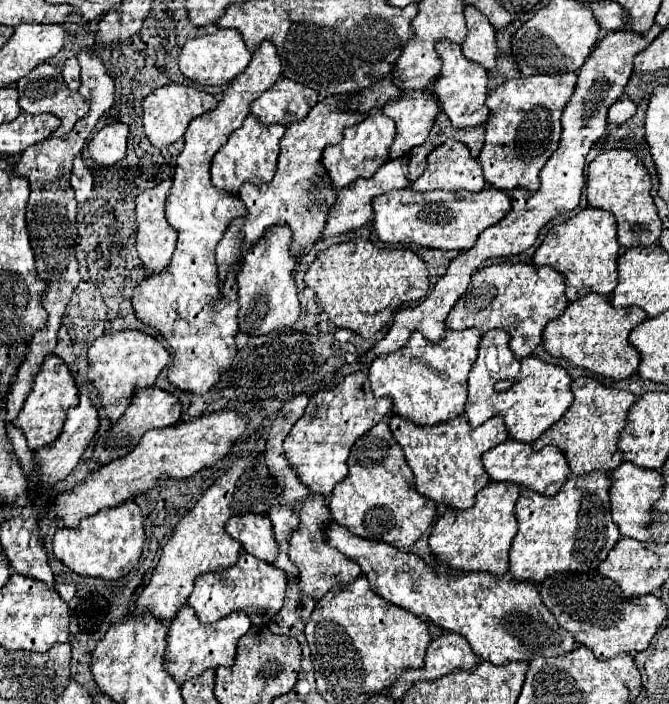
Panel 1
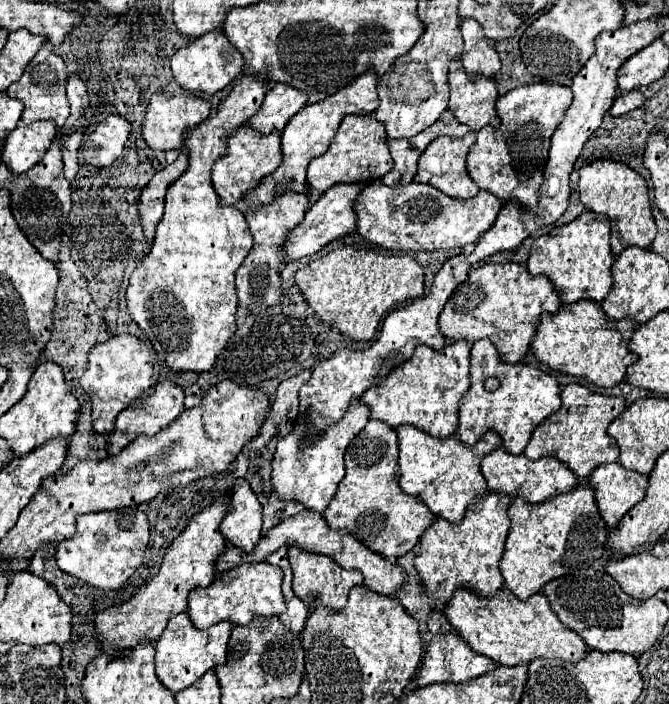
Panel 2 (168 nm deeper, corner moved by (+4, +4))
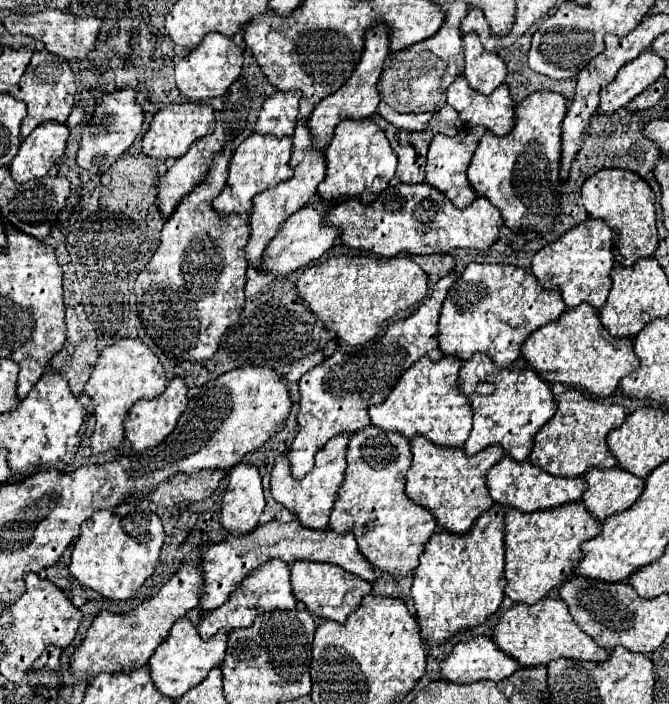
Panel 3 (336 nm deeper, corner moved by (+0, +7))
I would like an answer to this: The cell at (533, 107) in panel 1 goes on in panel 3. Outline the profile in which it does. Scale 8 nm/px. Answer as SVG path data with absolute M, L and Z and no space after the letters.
M535 91L515 105L515 125L511 133L505 137L497 137L487 131L475 155L469 163L467 177L473 189L487 197L503 215L503 221L511 229L533 229L533 231L549 231L553 219L559 215L559 157L561 157L561 121L567 113L567 99L555 91Z

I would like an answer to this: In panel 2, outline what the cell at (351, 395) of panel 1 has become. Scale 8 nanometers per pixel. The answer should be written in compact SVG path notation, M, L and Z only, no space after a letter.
M353 400L349 406L347 414L333 424L315 444L303 446L303 436L307 430L307 424L297 424L289 436L279 440L275 456L273 456L273 472L271 472L271 484L277 496L281 500L293 500L301 502L307 510L323 514L325 508L329 506L331 498L337 492L339 482L345 476L345 464L343 464L343 454L349 442L357 436L357 432L367 424L369 420L369 408L361 404L359 400Z

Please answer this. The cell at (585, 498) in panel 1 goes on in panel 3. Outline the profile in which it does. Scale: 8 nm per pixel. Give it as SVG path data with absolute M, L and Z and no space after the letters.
M581 501L561 507L521 513L515 507L505 515L505 595L515 603L533 605L547 597L551 589L567 581L575 573L575 565L583 561L581 545L601 533L599 521L585 509Z

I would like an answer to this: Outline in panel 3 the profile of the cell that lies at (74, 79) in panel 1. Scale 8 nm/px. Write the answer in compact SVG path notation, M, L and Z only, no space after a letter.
M75 105L75 107L73 107L73 111L71 111L71 115L69 115L69 119L67 119L67 127L69 127L71 131L73 131L73 129L77 129L77 127L81 125L83 117L85 117L83 107L81 107L81 105Z

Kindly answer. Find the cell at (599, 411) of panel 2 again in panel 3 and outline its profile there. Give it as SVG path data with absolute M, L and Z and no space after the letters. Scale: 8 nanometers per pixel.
M567 389L557 395L557 413L539 429L529 461L551 475L579 477L591 467L615 467L617 459L607 447L609 431L625 421L625 407L607 405L587 397L579 389Z

